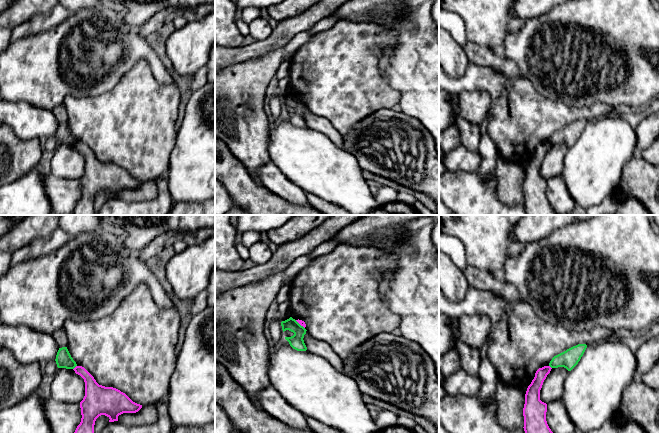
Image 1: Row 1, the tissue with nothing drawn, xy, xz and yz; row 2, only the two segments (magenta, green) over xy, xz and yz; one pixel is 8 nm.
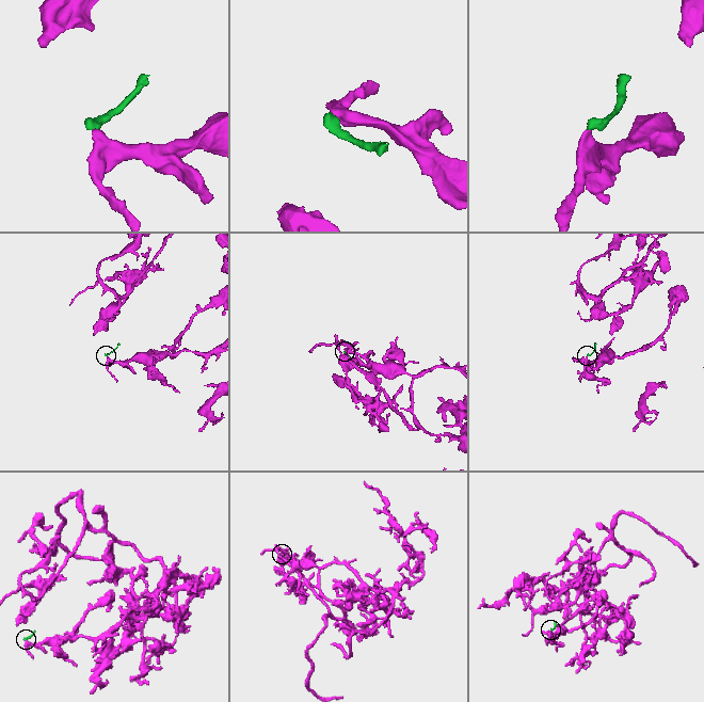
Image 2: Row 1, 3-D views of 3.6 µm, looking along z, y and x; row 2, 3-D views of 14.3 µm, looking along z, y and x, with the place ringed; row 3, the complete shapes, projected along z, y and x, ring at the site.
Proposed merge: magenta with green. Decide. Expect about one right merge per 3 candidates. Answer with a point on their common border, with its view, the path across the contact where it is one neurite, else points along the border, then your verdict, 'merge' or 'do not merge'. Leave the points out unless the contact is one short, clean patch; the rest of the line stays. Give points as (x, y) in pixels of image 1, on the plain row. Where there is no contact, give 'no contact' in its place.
contact xy (75, 143); border xy (76, 141), (73, 145); do not merge

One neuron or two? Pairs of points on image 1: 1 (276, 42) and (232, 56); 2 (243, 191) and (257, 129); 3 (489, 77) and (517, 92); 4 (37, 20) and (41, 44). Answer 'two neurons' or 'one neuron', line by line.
1: one neuron
2: two neurons
3: one neuron
4: two neurons

